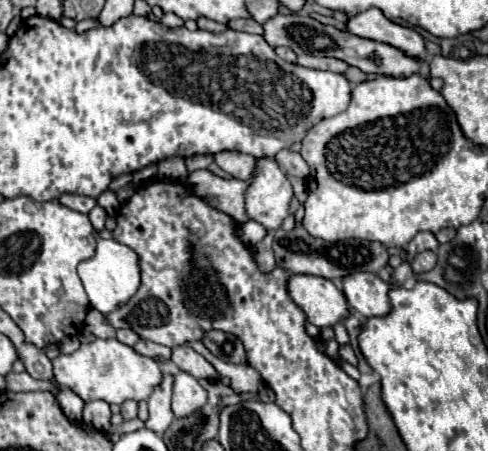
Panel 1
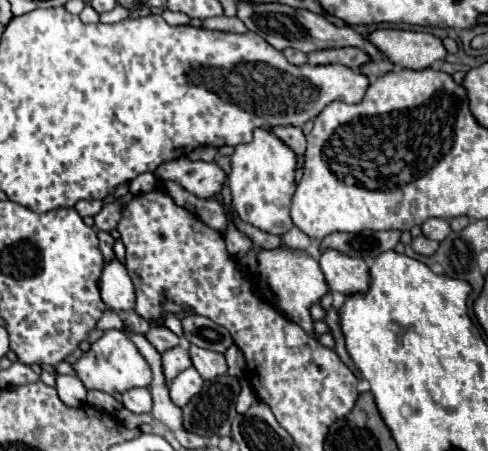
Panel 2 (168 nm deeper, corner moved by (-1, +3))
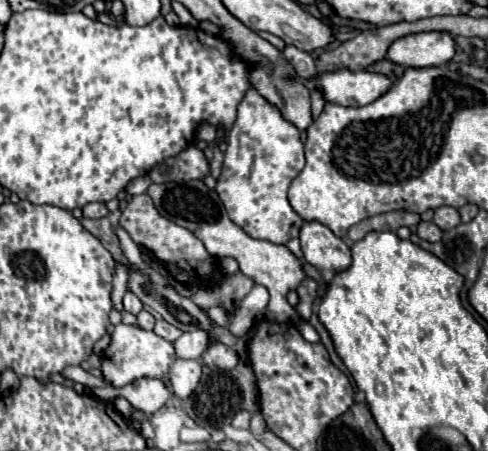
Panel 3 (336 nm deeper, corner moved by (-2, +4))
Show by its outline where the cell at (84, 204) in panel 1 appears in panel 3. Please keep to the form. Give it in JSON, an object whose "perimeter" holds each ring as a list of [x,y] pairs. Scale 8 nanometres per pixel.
{"perimeter":[[[88,203],[82,207],[84,217],[92,217],[92,219],[100,219],[104,215],[108,215],[108,209],[104,203]]]}

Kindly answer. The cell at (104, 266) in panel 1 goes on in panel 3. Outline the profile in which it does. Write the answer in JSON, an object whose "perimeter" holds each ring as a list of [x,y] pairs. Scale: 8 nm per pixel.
{"perimeter":[[[126,291],[126,295],[124,295],[124,307],[130,313],[134,313],[134,315],[138,315],[142,311],[142,303],[140,303],[140,299],[132,291]]]}

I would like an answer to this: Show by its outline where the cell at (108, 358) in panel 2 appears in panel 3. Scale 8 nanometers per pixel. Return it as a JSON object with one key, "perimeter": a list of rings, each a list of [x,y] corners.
{"perimeter":[[[116,325],[110,335],[110,345],[102,355],[102,377],[114,387],[126,387],[128,383],[142,377],[164,377],[174,363],[172,343],[158,337],[154,331],[144,331],[138,325]]]}

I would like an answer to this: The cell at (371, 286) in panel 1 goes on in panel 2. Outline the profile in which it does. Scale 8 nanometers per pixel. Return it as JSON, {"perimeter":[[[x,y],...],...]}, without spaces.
{"perimeter":[[[325,248],[319,254],[319,266],[331,292],[347,296],[347,292],[355,292],[355,288],[367,288],[367,264],[361,258]]]}

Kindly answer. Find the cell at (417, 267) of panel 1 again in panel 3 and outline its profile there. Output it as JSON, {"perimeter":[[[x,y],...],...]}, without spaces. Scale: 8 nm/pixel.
{"perimeter":[[[430,221],[430,223],[418,223],[418,237],[430,243],[436,243],[442,239],[442,231]]]}

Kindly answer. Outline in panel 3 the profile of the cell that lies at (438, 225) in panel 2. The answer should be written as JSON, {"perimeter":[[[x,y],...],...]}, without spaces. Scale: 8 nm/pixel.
{"perimeter":[[[440,207],[434,211],[434,219],[432,219],[442,231],[448,231],[452,227],[456,227],[460,223],[460,215],[454,207]]]}

